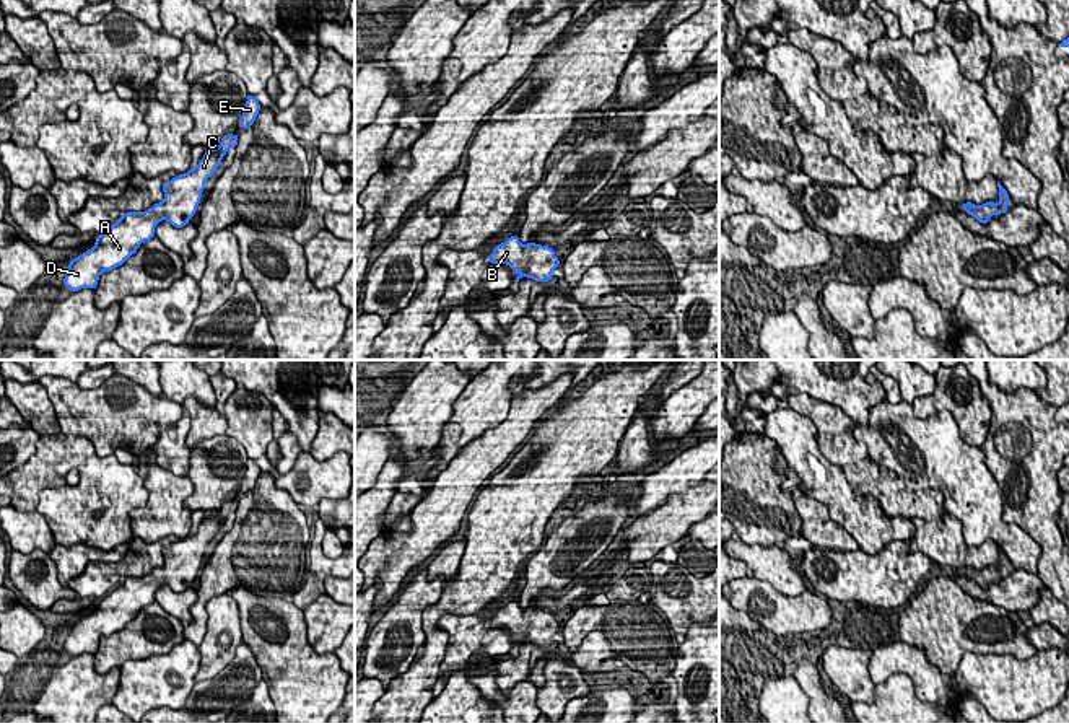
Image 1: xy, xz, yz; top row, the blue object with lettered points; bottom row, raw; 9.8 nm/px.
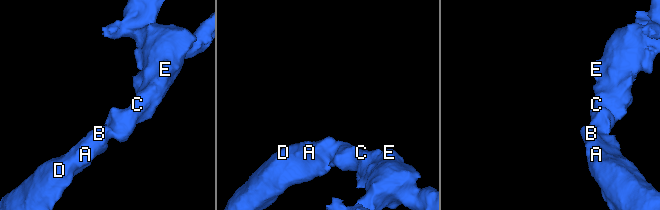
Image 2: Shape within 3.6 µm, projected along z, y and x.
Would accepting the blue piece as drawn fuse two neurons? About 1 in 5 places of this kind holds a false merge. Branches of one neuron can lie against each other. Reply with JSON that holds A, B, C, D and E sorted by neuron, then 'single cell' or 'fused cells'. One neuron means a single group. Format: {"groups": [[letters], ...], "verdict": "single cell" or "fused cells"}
{"groups": [["A", "B", "C", "D", "E"]], "verdict": "single cell"}

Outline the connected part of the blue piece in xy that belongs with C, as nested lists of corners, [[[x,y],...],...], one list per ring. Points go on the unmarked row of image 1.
[[[228,498],[220,510],[205,516],[199,529],[184,539],[163,547],[164,563],[145,576],[127,576],[103,599],[96,601],[91,614],[72,624],[63,650],[72,658],[81,653],[94,655],[99,638],[122,630],[137,617],[142,607],[155,602],[155,593],[168,585],[174,593],[182,593],[195,580],[205,555],[205,546],[223,528],[229,513],[236,513],[239,500]]]

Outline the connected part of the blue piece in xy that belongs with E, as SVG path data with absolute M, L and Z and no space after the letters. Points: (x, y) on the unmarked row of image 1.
M247 459L246 472L238 490L244 495L249 493L255 487L260 474L262 471L259 469L259 466L252 459Z

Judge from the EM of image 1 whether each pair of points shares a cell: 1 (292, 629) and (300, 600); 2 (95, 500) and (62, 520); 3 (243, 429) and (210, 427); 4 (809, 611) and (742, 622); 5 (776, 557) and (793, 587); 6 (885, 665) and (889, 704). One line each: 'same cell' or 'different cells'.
1: different cells
2: same cell
3: different cells
4: different cells
5: same cell
6: different cells

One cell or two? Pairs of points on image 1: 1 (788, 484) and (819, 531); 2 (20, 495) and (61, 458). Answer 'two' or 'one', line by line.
1: one
2: one

